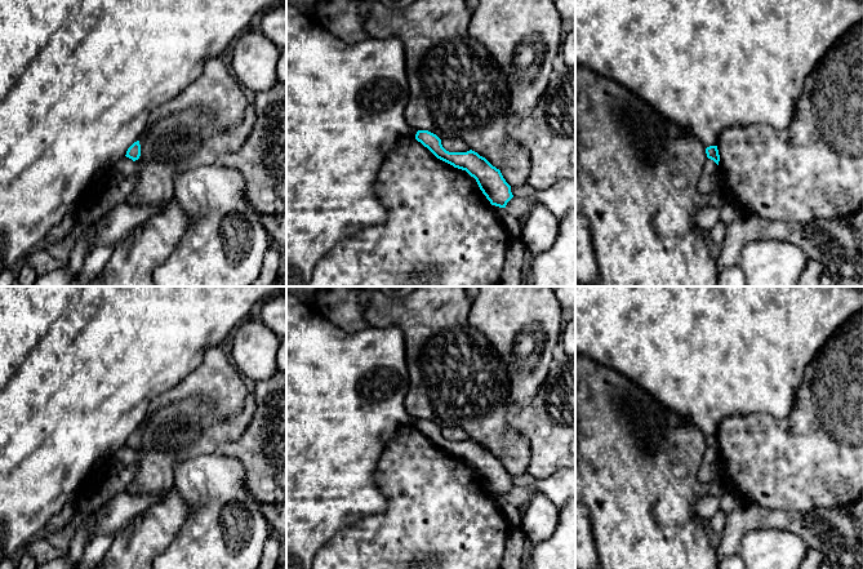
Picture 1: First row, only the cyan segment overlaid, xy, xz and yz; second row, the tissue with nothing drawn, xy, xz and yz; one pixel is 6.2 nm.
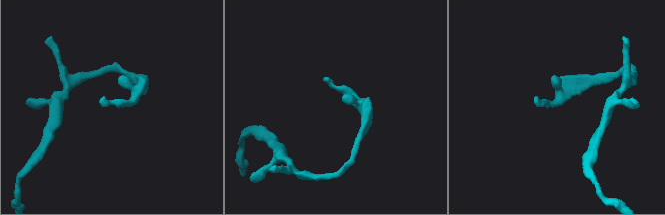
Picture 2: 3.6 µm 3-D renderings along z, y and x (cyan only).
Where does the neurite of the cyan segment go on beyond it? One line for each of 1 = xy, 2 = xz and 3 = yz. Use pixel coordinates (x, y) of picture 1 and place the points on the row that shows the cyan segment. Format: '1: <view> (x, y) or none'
1: none
2: none
3: none

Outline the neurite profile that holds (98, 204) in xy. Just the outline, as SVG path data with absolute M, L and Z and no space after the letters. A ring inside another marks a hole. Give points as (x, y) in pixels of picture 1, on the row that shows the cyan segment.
M125 156L116 163L116 168L123 172L123 181L114 187L98 191L88 197L75 213L75 226L72 231L61 241L45 246L48 253L59 262L68 262L71 248L89 225L99 221L114 206L126 203L126 199L135 190L138 181L135 163Z

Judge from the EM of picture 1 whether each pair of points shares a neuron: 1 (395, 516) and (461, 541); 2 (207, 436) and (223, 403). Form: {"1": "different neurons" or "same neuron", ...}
{"1": "same neuron", "2": "different neurons"}

